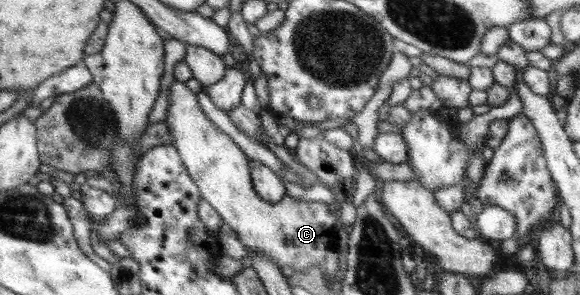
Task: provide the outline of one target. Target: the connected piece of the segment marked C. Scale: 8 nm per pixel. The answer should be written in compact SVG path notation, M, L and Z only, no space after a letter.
M176 79L166 94L168 108L163 122L174 138L172 145L176 146L182 164L198 186L202 199L220 214L240 242L270 256L279 268L288 266L294 269L295 278L309 268L321 266L326 253L334 247L335 224L340 218L336 209L324 202L295 200L290 196L284 196L278 202L262 200L252 186L248 157L228 134L206 117L197 94Z

